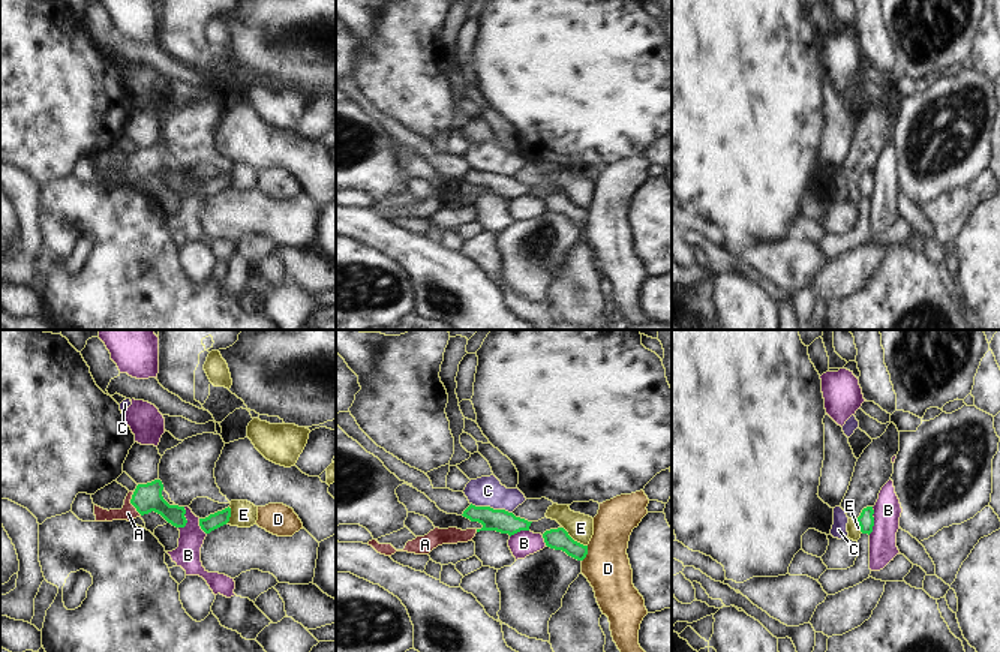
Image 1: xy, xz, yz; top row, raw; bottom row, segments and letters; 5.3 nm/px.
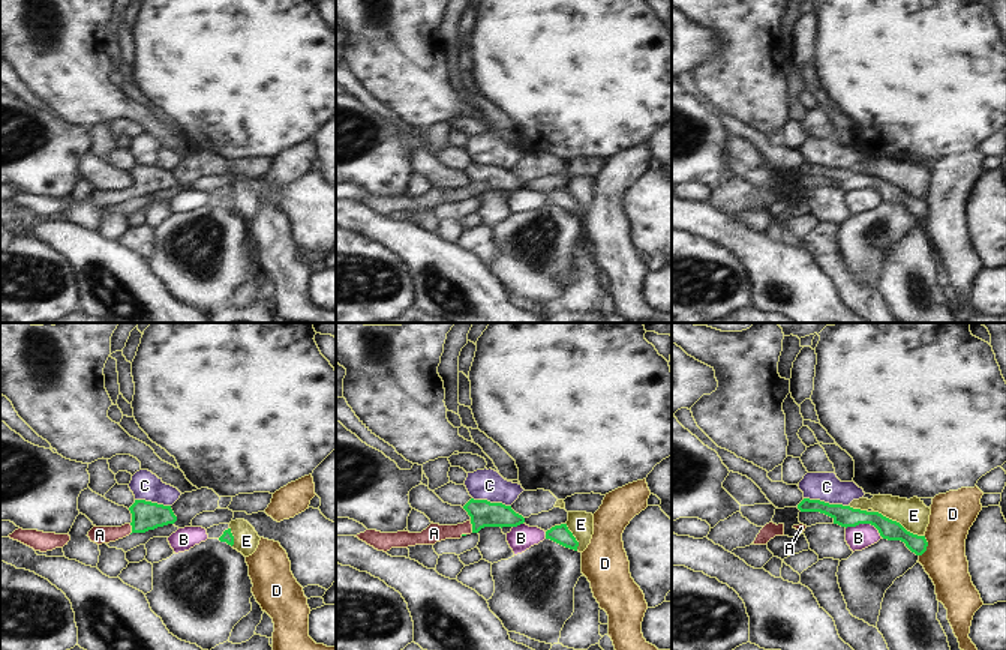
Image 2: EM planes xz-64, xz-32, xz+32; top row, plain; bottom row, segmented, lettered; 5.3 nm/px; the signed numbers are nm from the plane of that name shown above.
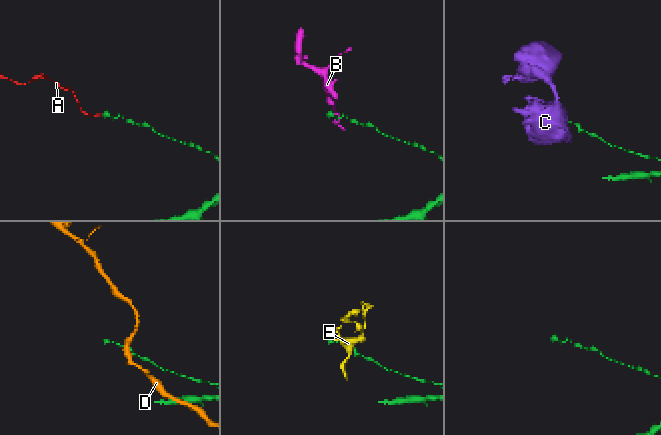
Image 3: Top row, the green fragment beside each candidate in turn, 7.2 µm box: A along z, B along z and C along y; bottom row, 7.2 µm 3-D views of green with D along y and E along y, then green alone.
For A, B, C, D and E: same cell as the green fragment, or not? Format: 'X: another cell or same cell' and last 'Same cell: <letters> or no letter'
A: same cell
B: another cell
C: another cell
D: another cell
E: another cell
Same cell: A

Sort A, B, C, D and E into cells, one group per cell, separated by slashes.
A / B / C / D / E

